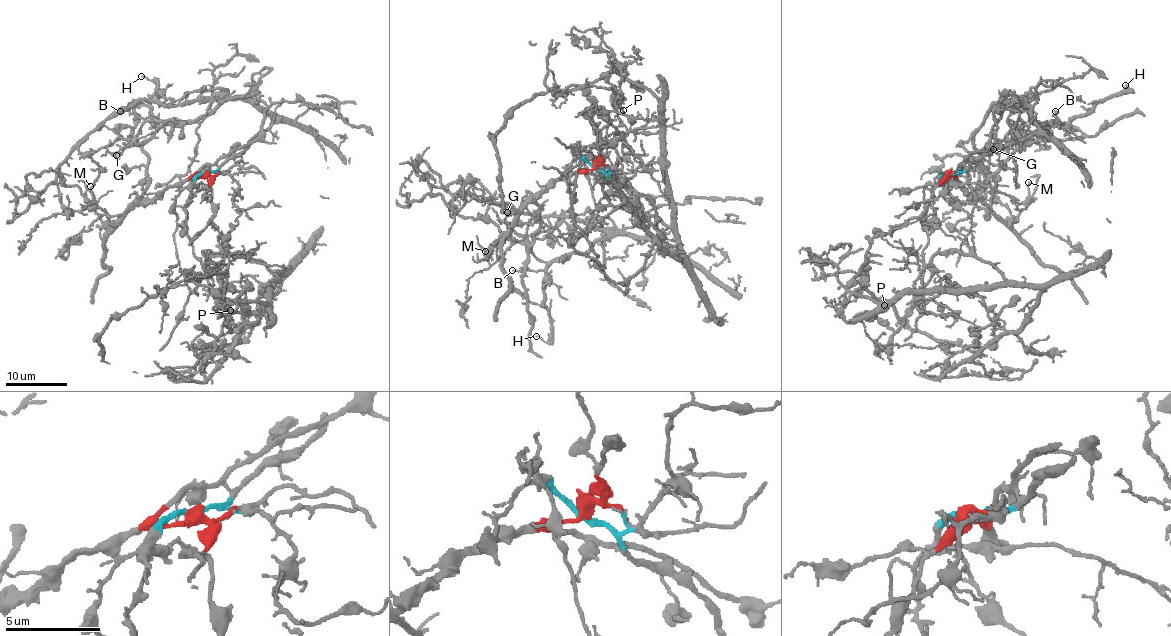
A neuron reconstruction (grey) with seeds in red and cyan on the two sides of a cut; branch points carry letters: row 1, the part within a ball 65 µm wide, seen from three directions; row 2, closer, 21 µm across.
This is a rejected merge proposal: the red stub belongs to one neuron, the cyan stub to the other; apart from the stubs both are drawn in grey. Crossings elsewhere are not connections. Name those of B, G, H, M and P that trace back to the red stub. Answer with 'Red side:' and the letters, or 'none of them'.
Red side: G, M

